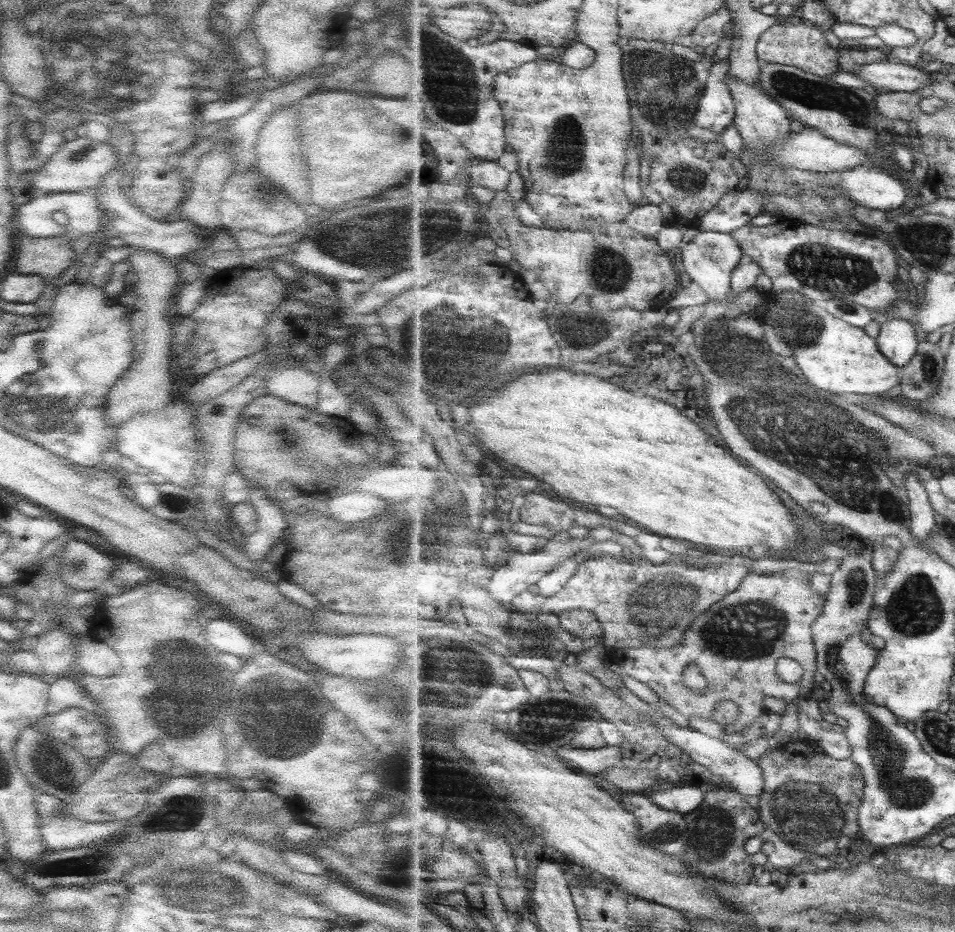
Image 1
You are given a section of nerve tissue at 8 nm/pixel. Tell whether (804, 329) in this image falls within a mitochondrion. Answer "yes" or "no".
yes

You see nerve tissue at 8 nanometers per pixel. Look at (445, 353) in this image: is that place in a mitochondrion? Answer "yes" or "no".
yes

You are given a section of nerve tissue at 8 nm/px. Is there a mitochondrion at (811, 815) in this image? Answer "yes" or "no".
yes

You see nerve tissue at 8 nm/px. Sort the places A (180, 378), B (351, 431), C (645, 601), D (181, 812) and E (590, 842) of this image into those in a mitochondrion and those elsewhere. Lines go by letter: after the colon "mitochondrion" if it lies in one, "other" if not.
A: other
B: other
C: mitochondrion
D: mitochondrion
E: other

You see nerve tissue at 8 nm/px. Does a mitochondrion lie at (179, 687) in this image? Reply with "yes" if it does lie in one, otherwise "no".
yes

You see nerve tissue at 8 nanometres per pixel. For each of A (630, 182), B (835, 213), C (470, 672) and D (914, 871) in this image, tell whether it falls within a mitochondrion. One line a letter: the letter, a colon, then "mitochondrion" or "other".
A: other
B: mitochondrion
C: mitochondrion
D: other

